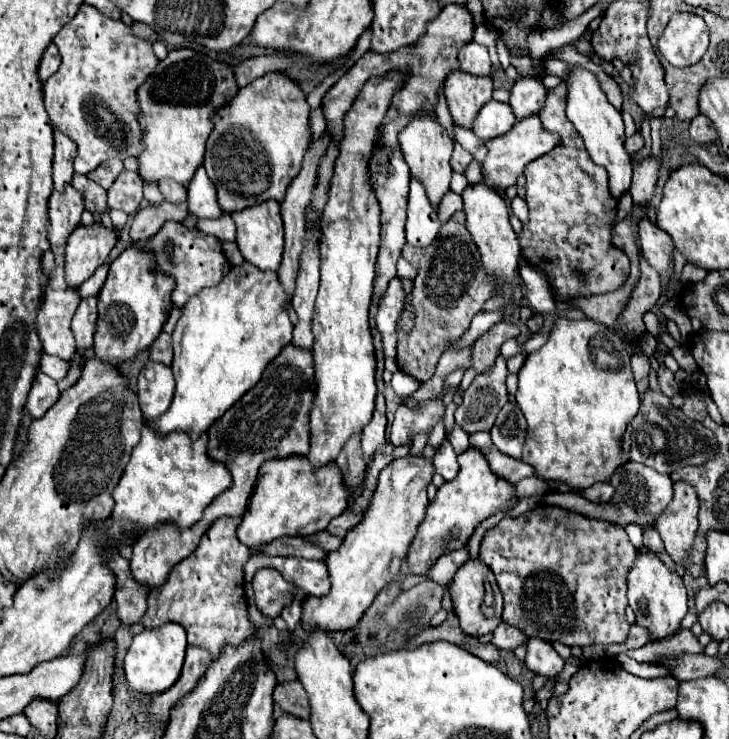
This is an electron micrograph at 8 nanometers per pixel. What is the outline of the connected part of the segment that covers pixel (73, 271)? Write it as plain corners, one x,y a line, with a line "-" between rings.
102,224
78,226
66,244
64,278
68,288
78,288
88,280
98,266
102,266
116,244
116,228
108,230

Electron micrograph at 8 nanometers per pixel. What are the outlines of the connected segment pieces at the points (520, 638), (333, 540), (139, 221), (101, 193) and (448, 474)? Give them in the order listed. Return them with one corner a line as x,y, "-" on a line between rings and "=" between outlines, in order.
504,622
498,624
496,632
492,632
492,644
500,650
514,650
516,646
524,644
528,638
524,636
524,632
520,632
518,628
512,628
=
322,530
322,532
316,532
316,534
312,534
312,536
308,536
308,540
312,540
314,544
318,544
322,550
326,550
326,552
332,552
332,550
338,550
340,548
340,544
342,544
342,538
338,538
338,536
332,536
330,532
326,532
326,530
=
162,202
158,206
146,206
140,208
132,220
132,228
130,228
130,238
134,244
138,242
146,242
150,240
150,236
154,236
162,224
166,220
184,220
188,216
186,204
168,204
=
74,174
72,186
82,194
84,206
86,206
90,212
92,212
92,210
98,212
98,214
110,212
108,202
106,202
106,190
104,190
102,186
98,186
96,182
88,180
88,178
82,176
82,174
=
444,440
444,442
438,446
438,450
436,450
434,458
432,458
432,464
434,464
434,472
440,474
444,480
456,478
456,474
458,474
456,452
454,452
454,448
448,444
448,440

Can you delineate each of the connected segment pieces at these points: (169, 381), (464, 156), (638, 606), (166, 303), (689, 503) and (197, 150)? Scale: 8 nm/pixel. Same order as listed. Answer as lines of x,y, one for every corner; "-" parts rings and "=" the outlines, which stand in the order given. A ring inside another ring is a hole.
150,360
138,376
138,398
144,418
156,418
170,406
174,396
174,376
170,366
=
456,142
456,144
454,144
454,154
452,154
452,158
450,158
452,170
454,170
454,172
464,172
466,166
468,166
472,160
474,160
472,154
466,152
466,150
=
636,548
634,564
626,576
628,604
636,614
636,624
648,628
652,638
666,638
680,630
680,622
688,612
688,594
682,578
670,570
656,552
648,548
=
140,248
124,250
110,264
108,278
98,294
98,322
94,334
96,356
118,368
148,350
156,336
160,336
172,308
172,288
174,280
156,270
152,256
144,254
=
674,484
674,500
656,520
656,528
666,544
670,558
686,568
698,534
698,496
690,484
=
190,48
168,52
138,88
138,124
144,150
136,160
142,180
156,184
162,178
170,178
188,186
204,160
206,140
212,132
212,116
220,106
228,104
236,92
238,86
230,66
214,62

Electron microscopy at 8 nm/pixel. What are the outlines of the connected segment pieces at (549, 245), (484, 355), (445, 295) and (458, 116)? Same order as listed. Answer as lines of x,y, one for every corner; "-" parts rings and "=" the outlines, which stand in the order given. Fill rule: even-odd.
560,84
552,90
548,90
546,104
538,112
544,130
556,132
560,136
560,144
552,152
532,160
524,168
526,202
528,202
530,216
528,216
528,222
522,226
522,232
518,234
518,242
522,248
524,260
530,266
544,272
546,278
550,280
554,298
556,300
576,300
582,296
606,294
606,292
614,292
616,288
620,288
624,284
624,280
628,278
630,260
620,248
616,248
612,244
612,228
614,228
614,218
616,218
616,198
610,194
610,188
608,188
608,172
604,172
604,168
596,166
592,162
592,158
588,156
588,150
584,148
580,134
576,132
576,128
572,128
572,122
566,118
564,104
566,104
566,88
564,88
564,84
-
578,270
582,270
586,274
586,282
582,282
576,276
=
500,320
496,322
488,332
484,332
472,346
472,368
476,370
476,374
484,374
492,368
492,364
496,362
496,356
500,354
500,346
508,340
508,338
516,338
520,334
518,326
514,322
506,322
=
456,212
444,224
436,242
428,248
412,248
412,244
406,244
402,250
402,256
416,268
418,274
412,288
414,328
410,332
402,332
398,328
396,362
402,372
414,376
418,382
432,378
438,358
446,350
448,342
468,330
472,316
478,314
482,304
494,294
492,282
482,270
476,244
464,224
464,212
=
454,70
444,82
444,94
454,118
454,124
472,128
474,116
492,100
492,78
472,76
464,70

